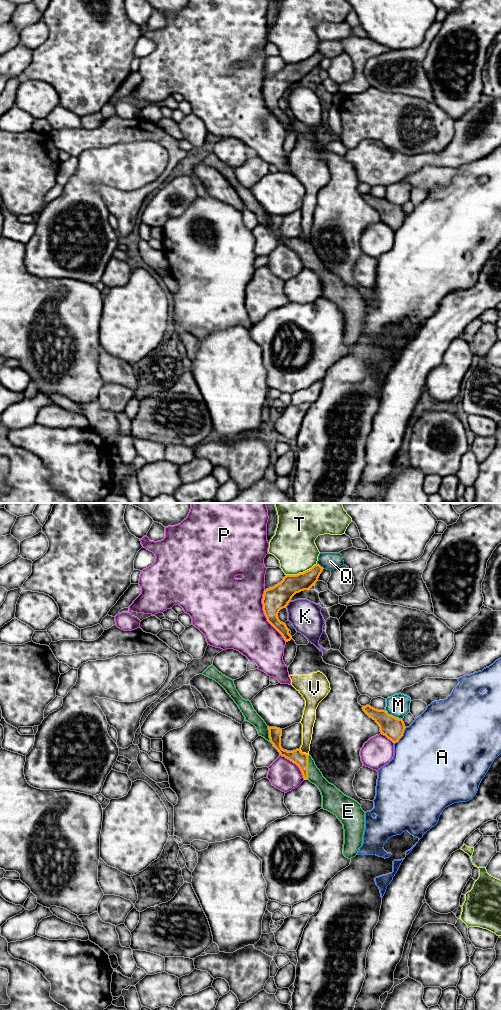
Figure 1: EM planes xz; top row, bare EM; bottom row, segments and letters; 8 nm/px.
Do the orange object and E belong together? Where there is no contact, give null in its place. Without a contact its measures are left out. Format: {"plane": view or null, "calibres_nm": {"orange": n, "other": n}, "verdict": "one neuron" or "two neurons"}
{"plane": "xz", "calibres_nm": {"orange": 110, "other": 120}, "verdict": "one neuron"}

